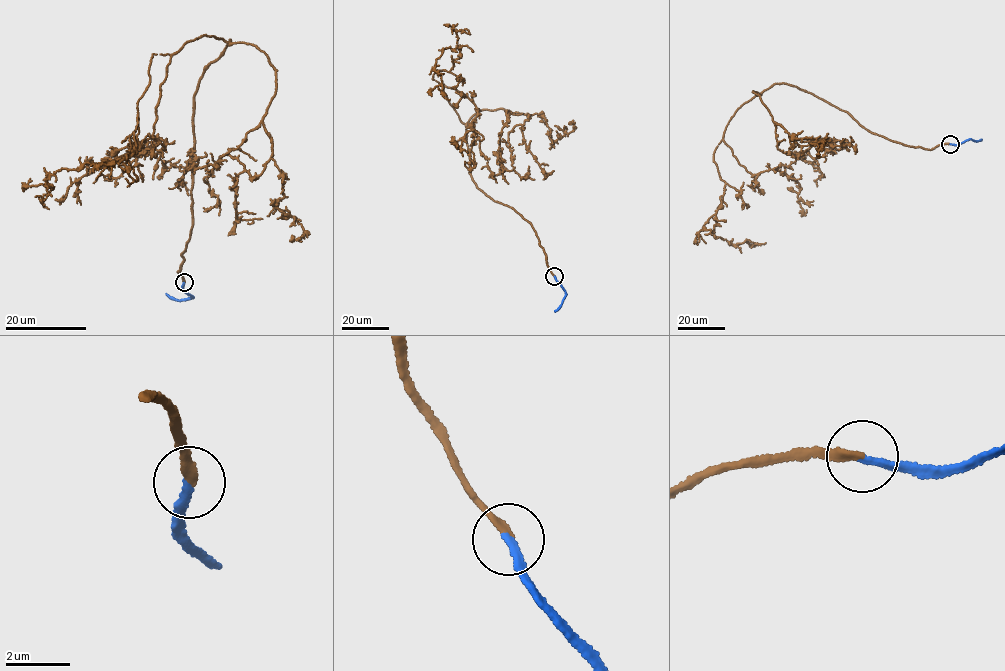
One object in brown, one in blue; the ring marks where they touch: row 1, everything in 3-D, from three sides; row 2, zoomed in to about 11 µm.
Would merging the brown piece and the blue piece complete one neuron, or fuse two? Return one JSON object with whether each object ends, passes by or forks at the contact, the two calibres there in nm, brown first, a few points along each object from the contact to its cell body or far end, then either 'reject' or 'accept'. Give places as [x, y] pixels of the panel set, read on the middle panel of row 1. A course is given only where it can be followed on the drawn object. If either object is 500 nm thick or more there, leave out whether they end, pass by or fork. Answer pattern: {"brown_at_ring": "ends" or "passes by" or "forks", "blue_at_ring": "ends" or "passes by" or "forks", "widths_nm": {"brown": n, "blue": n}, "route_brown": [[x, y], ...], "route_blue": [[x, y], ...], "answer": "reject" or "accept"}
{"brown_at_ring": "ends", "blue_at_ring": "ends", "widths_nm": {"brown": 240, "blue": 240}, "route_brown": [[554, 276], [530, 222], [471, 177], [465, 124], [432, 78], [452, 68], [457, 48], [436, 59], [450, 99]], "route_blue": [[554, 276], [565, 294], [555, 312]], "answer": "accept"}

